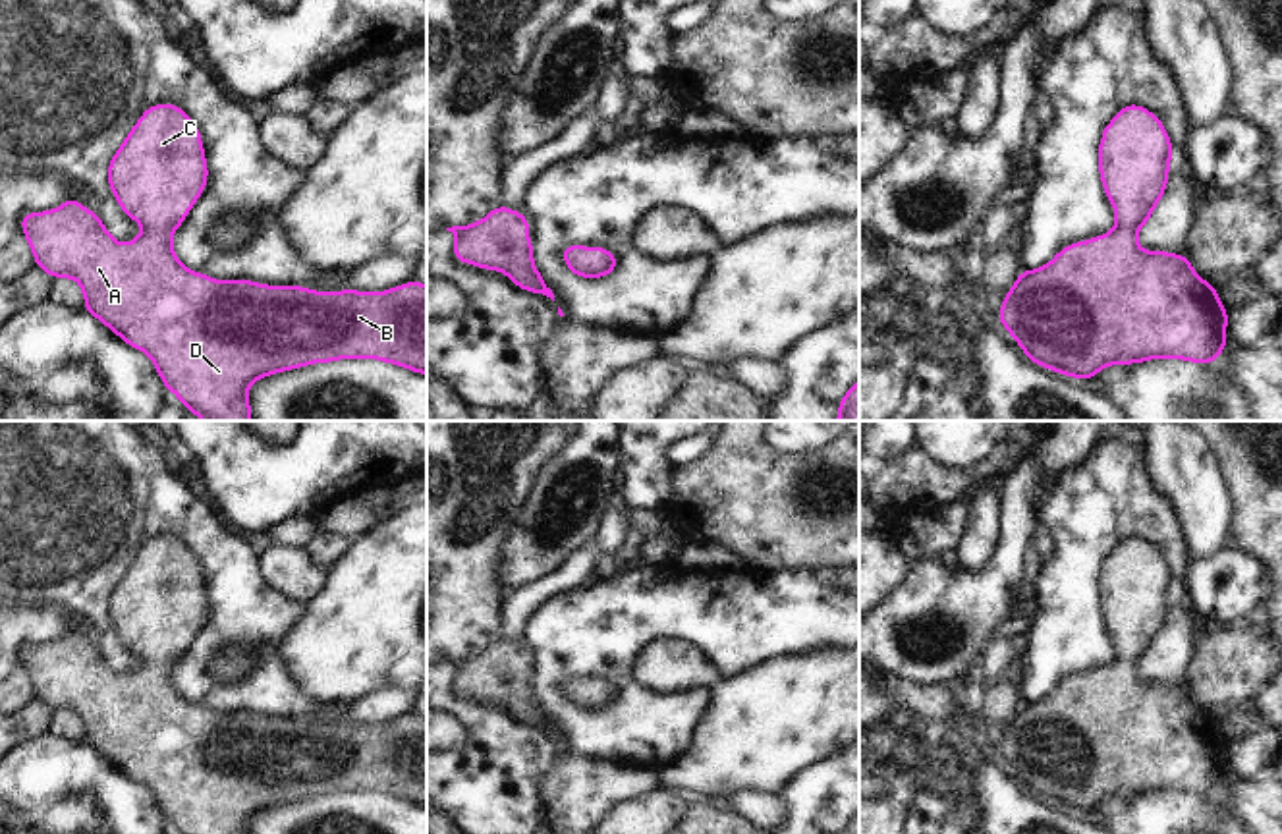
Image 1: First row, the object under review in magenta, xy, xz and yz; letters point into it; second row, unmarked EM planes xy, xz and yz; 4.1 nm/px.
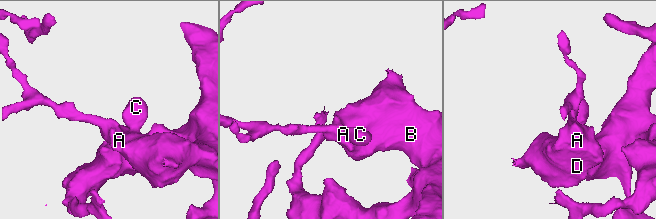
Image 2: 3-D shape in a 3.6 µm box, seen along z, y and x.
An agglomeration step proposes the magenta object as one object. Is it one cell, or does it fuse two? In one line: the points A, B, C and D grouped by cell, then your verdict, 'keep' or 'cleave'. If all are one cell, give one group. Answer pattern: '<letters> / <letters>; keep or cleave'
A B C D; keep

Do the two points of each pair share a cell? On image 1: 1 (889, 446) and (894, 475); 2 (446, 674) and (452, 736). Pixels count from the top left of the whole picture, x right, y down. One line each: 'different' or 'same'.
1: different
2: different

